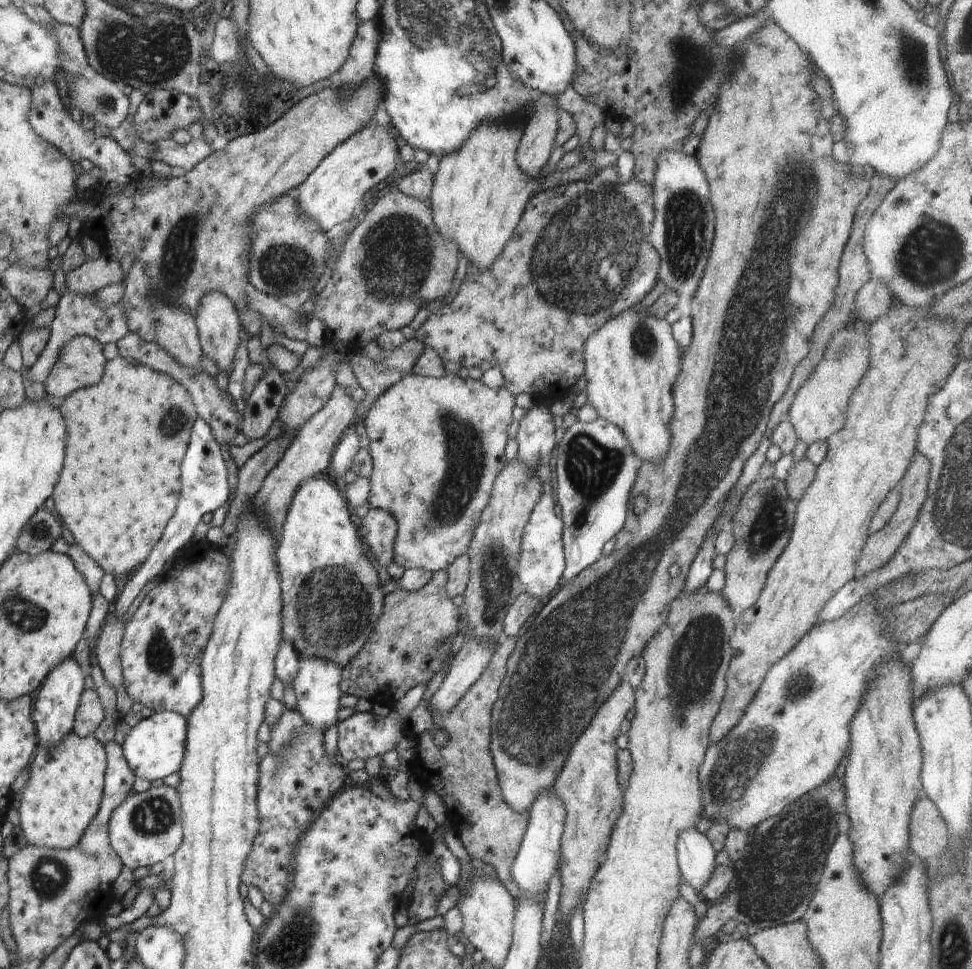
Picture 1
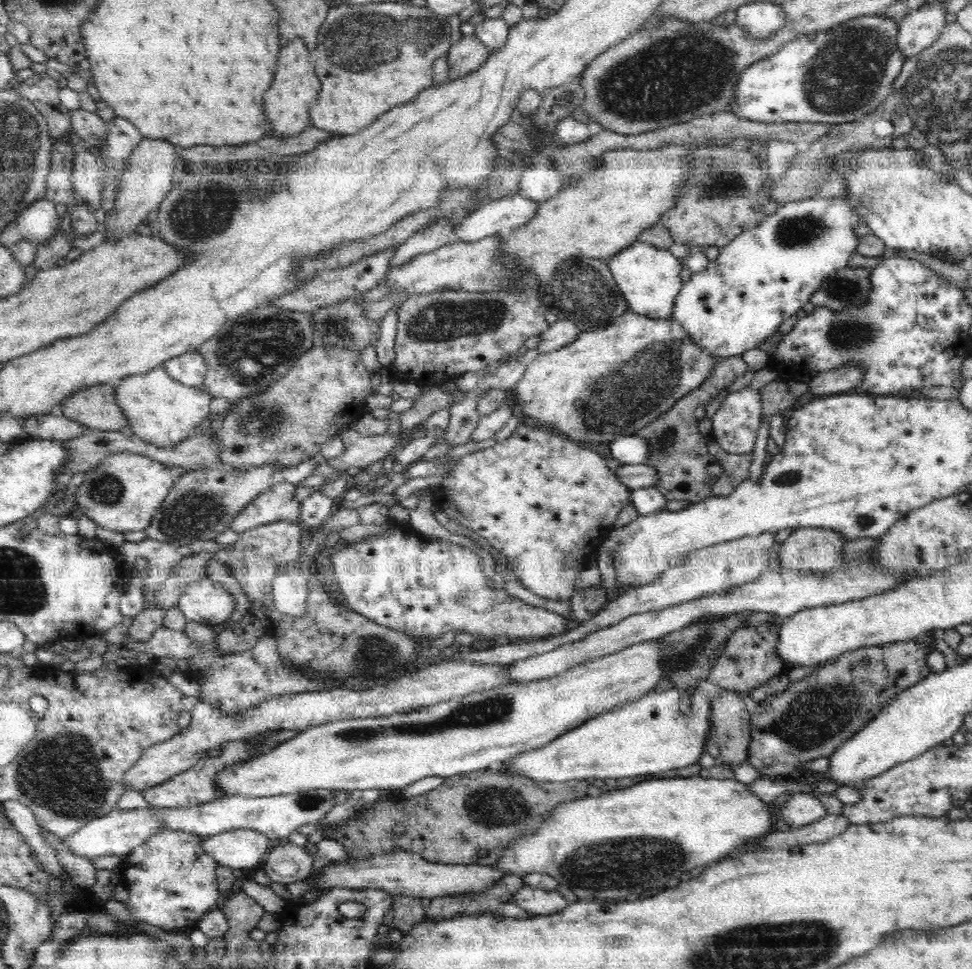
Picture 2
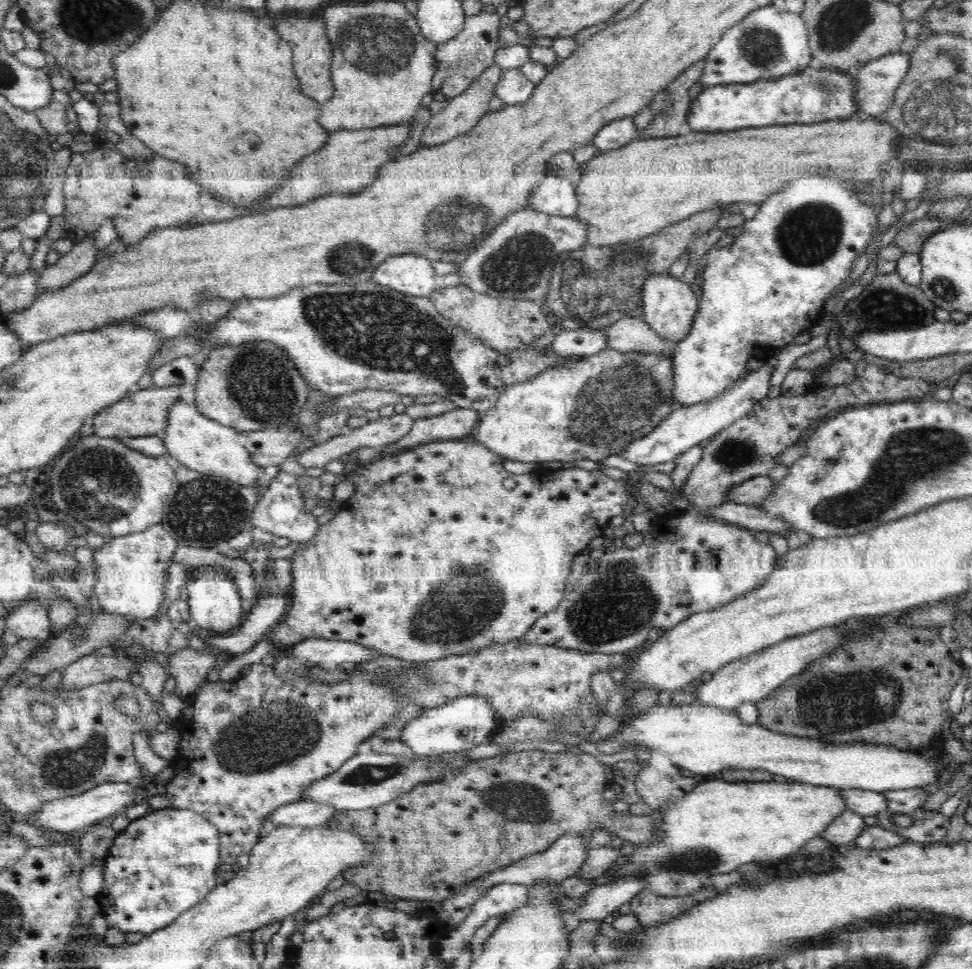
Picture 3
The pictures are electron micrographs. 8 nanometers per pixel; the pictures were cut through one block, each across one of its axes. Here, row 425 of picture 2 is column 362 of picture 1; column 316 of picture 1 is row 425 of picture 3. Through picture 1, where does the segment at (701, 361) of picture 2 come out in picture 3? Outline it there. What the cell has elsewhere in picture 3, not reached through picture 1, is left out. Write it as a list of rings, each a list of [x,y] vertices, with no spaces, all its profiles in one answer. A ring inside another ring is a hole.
[[[602,350],[598,354],[582,357],[582,360],[566,360],[566,364],[560,363],[558,368],[550,368],[546,372],[540,372],[538,376],[527,380],[525,383],[512,384],[506,388],[506,392],[502,392],[500,400],[494,404],[494,408],[483,412],[480,416],[478,427],[474,433],[476,443],[483,444],[491,451],[495,452],[503,459],[503,463],[507,459],[520,461],[522,463],[544,463],[544,462],[570,462],[587,458],[601,462],[604,458],[614,455],[621,455],[626,450],[627,445],[634,440],[641,439],[643,436],[650,434],[653,428],[656,428],[672,411],[676,409],[674,401],[674,377],[676,376],[676,366],[674,366],[674,358],[669,356],[661,356],[661,354],[651,354],[651,352],[632,351],[618,352],[616,350]]]

